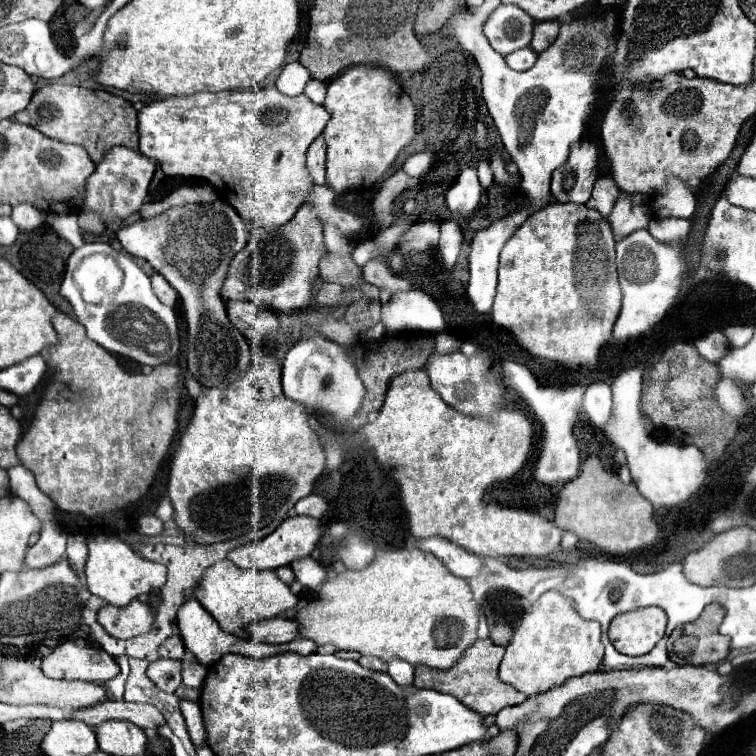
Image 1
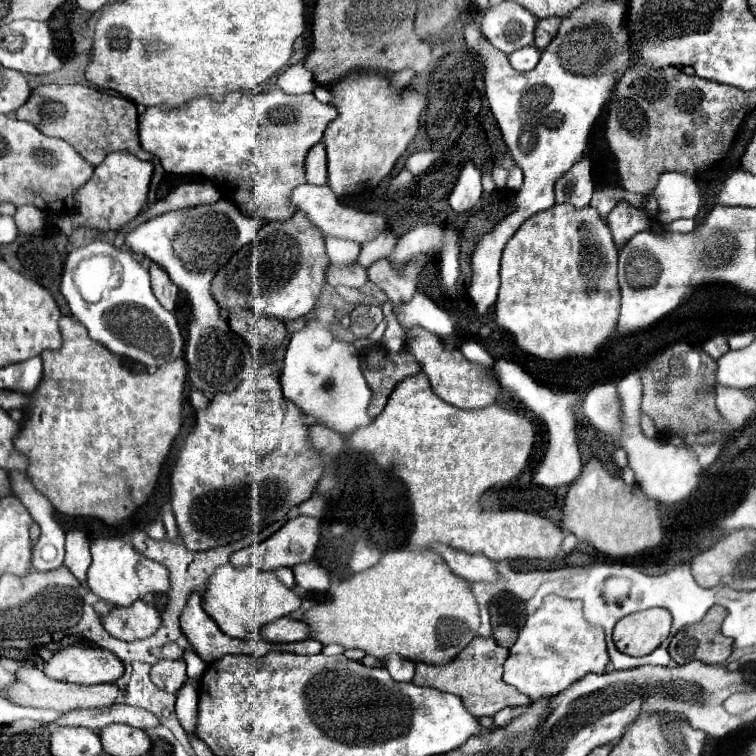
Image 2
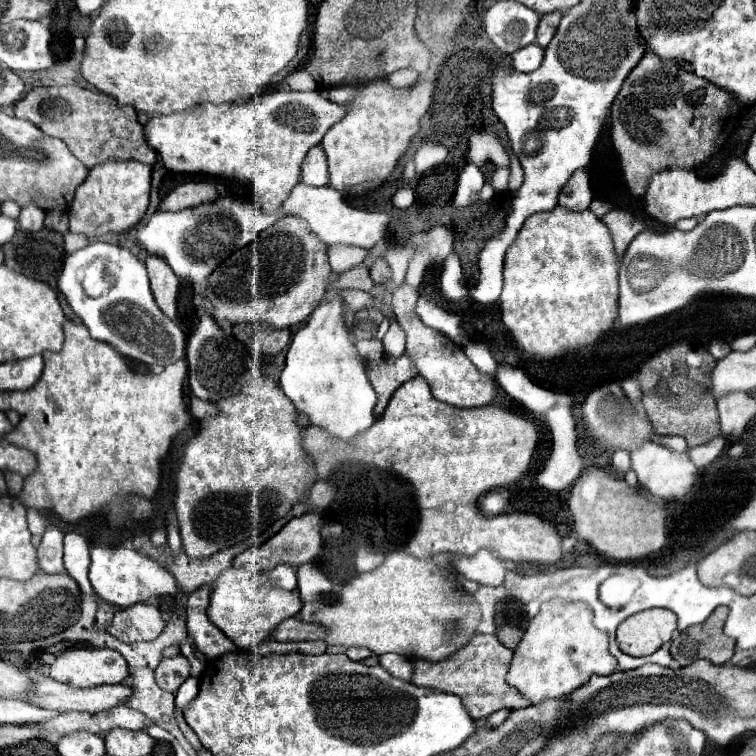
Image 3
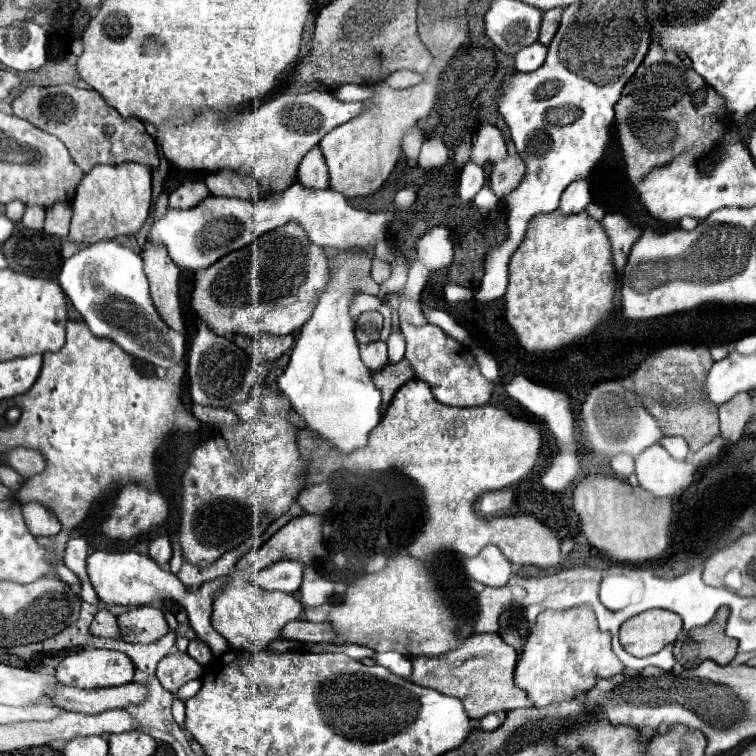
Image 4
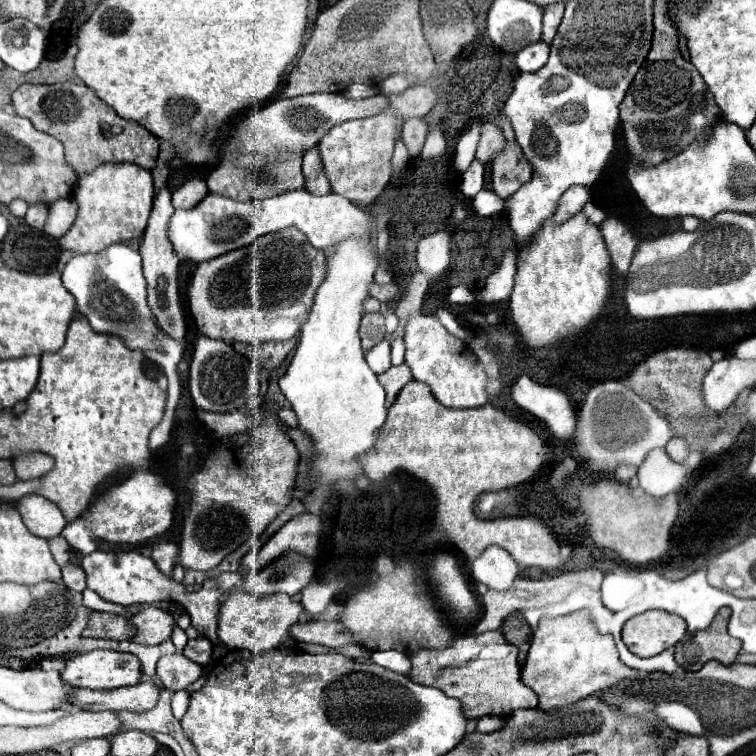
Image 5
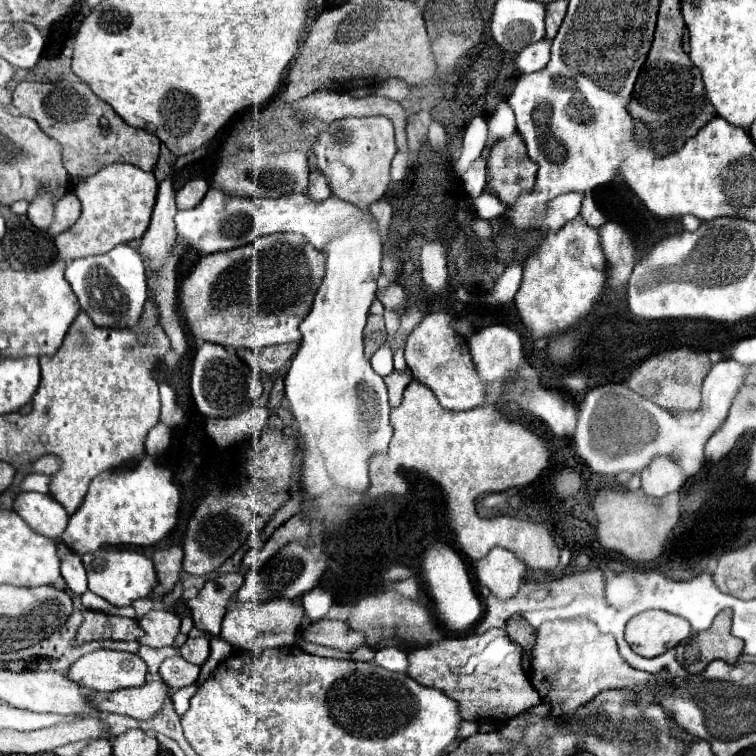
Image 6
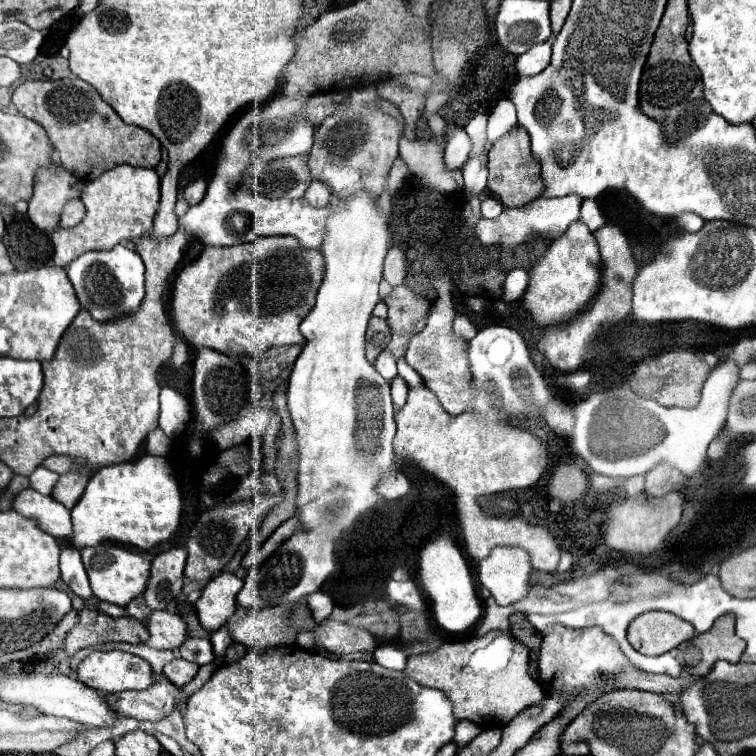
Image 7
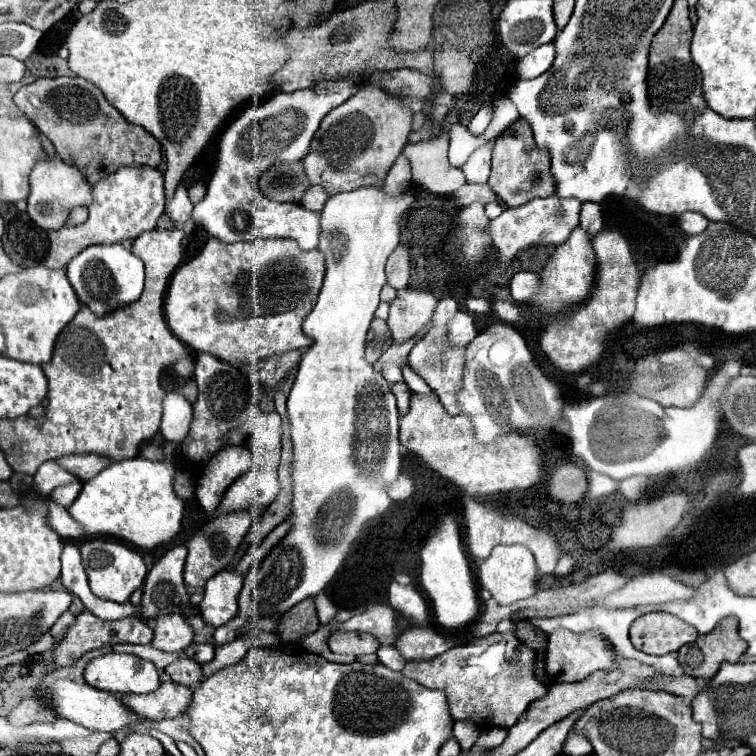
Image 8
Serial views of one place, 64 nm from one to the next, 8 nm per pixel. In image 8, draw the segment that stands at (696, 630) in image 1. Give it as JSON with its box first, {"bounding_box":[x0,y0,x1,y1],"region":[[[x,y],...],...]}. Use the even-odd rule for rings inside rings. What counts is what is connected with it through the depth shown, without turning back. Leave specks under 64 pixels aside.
{"bounding_box":[678,616,746,678],"region":[[[728,616],[718,626],[696,638],[696,642],[678,650],[678,662],[684,674],[694,678],[712,678],[722,662],[738,662],[746,652],[744,640],[738,636],[736,618]]]}

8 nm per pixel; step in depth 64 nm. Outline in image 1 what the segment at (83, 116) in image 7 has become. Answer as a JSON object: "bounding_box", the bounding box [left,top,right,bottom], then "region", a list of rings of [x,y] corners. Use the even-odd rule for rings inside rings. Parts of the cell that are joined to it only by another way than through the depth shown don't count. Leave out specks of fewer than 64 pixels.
{"bounding_box":[16,84,138,164],"region":[[[62,84],[42,86],[32,98],[32,104],[28,104],[24,112],[16,114],[16,120],[40,130],[48,138],[84,146],[96,164],[102,160],[104,150],[112,146],[128,146],[134,150],[138,148],[136,110],[130,106],[128,100],[108,94],[104,90]]]}

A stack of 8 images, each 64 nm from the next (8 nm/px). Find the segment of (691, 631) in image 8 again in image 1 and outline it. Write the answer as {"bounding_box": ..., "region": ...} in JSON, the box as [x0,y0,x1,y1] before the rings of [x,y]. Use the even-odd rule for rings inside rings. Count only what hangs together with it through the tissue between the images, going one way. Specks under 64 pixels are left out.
{"bounding_box":[608,606,666,656],"region":[[[646,606],[618,614],[608,628],[612,646],[628,656],[642,656],[664,636],[666,614],[662,608]]]}

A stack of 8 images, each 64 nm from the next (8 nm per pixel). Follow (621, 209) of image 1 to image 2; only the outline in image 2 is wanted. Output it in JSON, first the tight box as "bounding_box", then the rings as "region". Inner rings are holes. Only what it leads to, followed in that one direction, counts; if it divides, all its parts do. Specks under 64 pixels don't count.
{"bounding_box":[606,202,650,248],"region":[[[618,202],[612,212],[606,216],[606,222],[612,230],[614,242],[620,248],[626,240],[630,240],[634,234],[648,230],[650,216],[644,208],[634,208],[628,202]]]}

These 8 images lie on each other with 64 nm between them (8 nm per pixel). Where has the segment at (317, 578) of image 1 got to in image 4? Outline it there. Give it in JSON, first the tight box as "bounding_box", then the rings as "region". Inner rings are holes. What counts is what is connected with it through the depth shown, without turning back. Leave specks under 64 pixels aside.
{"bounding_box":[300,566,334,606],"region":[[[312,566],[304,570],[300,586],[300,600],[304,606],[320,606],[332,596],[332,592],[334,592],[334,582],[322,578]]]}

